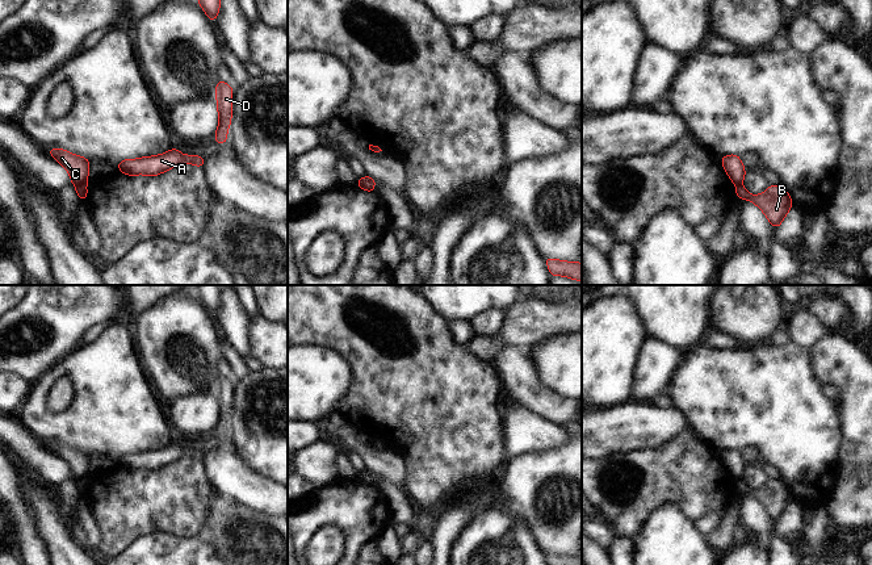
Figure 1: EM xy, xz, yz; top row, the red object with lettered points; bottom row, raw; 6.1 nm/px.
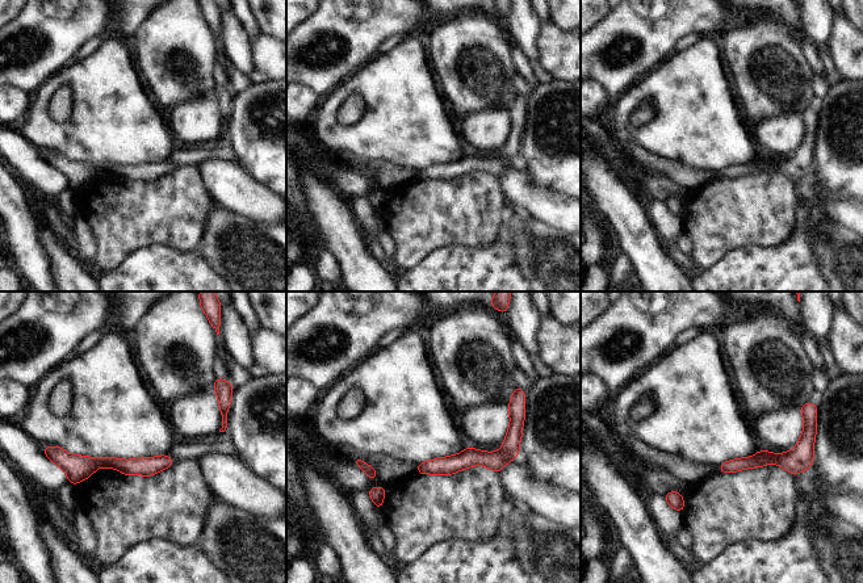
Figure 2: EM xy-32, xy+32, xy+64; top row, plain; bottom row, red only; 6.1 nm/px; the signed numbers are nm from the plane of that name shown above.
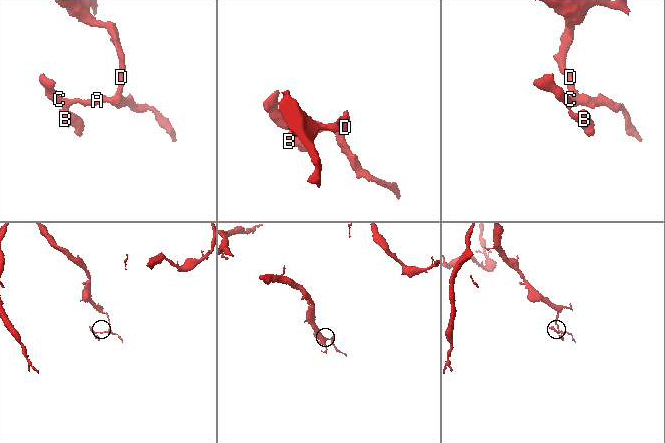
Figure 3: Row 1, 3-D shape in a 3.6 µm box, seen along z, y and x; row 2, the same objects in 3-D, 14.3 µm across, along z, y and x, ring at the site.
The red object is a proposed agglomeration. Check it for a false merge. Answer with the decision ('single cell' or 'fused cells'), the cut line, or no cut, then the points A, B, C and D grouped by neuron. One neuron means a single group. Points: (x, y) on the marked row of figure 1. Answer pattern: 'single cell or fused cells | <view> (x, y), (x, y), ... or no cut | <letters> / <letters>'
fused cells | xy (84, 184), (75, 187) | A C D / B

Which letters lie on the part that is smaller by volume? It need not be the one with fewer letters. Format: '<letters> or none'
B

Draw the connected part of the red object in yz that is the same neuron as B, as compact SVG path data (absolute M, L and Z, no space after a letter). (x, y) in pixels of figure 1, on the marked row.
M737 185L735 196L760 208L770 223L776 229L793 206L792 198L783 185L770 185L766 192L756 196L750 194L742 185Z

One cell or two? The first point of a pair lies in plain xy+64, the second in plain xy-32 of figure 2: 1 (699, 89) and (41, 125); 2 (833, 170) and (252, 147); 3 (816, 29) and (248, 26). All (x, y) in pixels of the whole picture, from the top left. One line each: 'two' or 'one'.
1: one
2: one
3: two

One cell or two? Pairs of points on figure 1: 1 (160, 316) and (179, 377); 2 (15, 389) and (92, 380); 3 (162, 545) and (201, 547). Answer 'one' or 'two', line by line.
1: one
2: two
3: one

